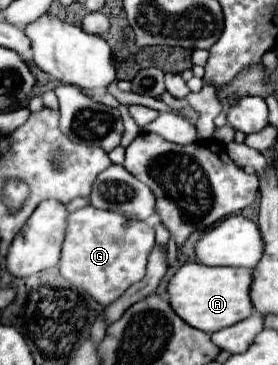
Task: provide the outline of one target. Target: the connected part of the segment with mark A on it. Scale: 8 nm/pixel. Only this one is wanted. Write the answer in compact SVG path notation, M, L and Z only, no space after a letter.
M187 262L171 278L167 294L169 294L169 302L173 310L185 322L189 322L189 326L205 330L205 332L217 332L221 328L233 326L249 318L255 312L251 298L249 298L251 282L253 282L251 268L205 266L199 262Z

